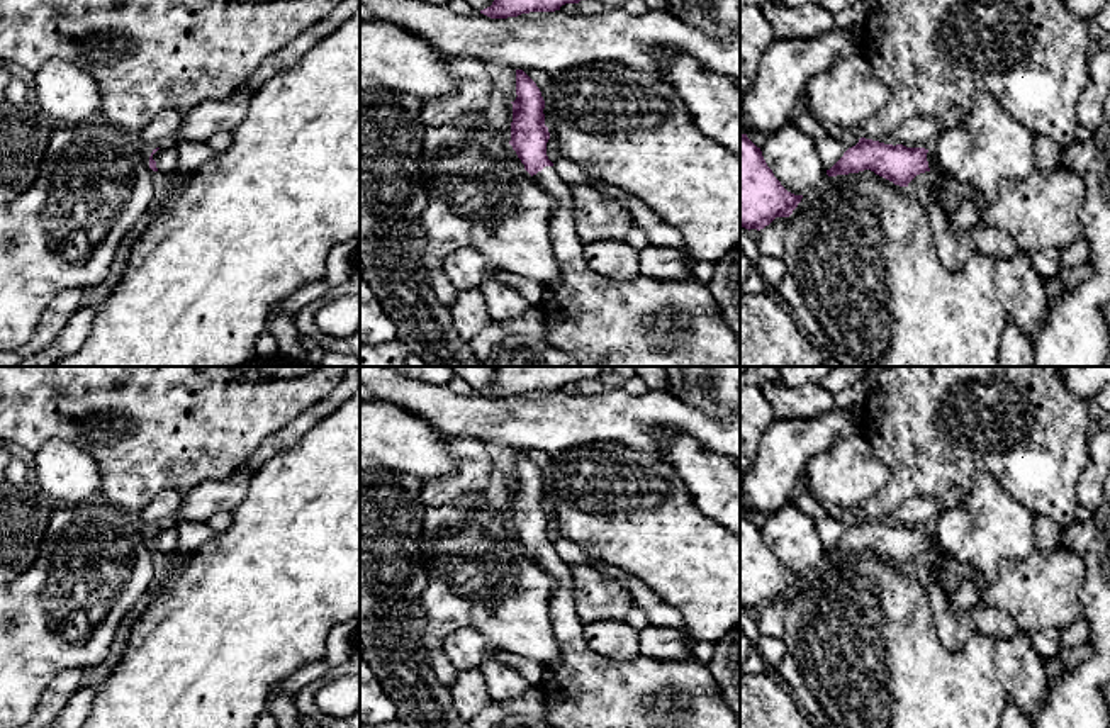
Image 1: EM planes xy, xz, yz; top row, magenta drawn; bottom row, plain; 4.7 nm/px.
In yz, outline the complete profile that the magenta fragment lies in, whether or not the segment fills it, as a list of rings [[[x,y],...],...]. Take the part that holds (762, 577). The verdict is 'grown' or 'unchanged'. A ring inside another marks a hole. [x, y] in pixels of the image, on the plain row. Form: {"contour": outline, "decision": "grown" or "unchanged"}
{"contour": [[[740,514],[740,606],[760,611],[776,597],[789,597],[801,579],[781,565],[760,528]]], "decision": "unchanged"}

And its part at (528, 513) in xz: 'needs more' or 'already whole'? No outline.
needs more

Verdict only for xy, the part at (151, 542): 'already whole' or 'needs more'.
needs more

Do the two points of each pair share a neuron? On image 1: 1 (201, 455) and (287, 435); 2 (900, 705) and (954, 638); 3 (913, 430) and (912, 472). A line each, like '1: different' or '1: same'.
1: different
2: different
3: same

